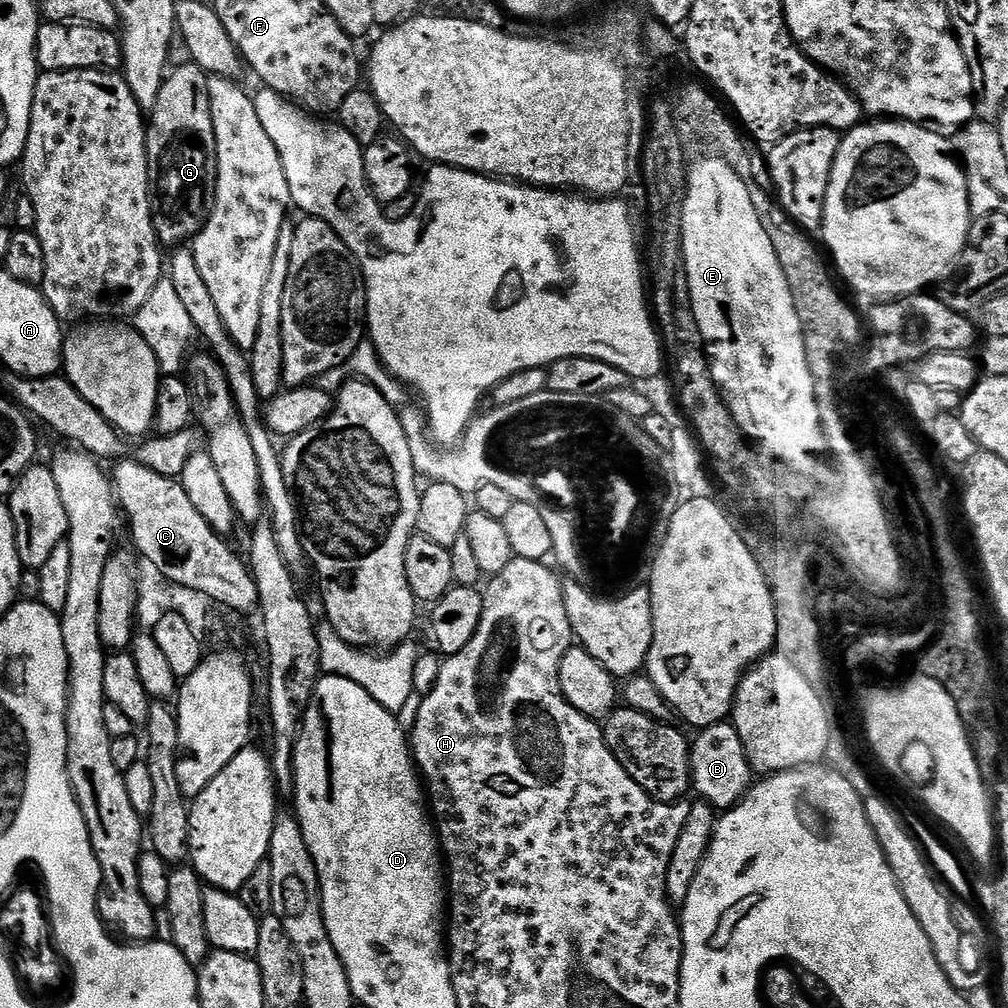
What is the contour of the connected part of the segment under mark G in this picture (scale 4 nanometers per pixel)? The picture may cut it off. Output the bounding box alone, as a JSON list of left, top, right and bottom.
[146,64,216,246]

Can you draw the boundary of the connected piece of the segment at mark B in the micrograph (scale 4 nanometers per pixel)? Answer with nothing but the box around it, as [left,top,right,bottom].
[691,721,754,814]

